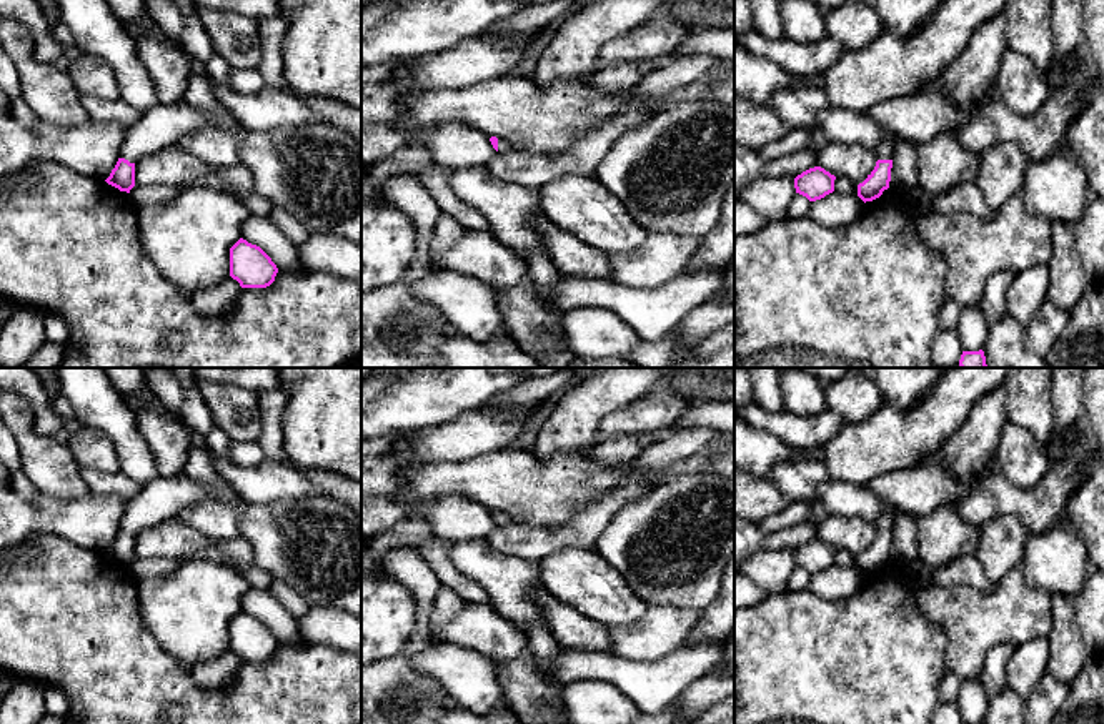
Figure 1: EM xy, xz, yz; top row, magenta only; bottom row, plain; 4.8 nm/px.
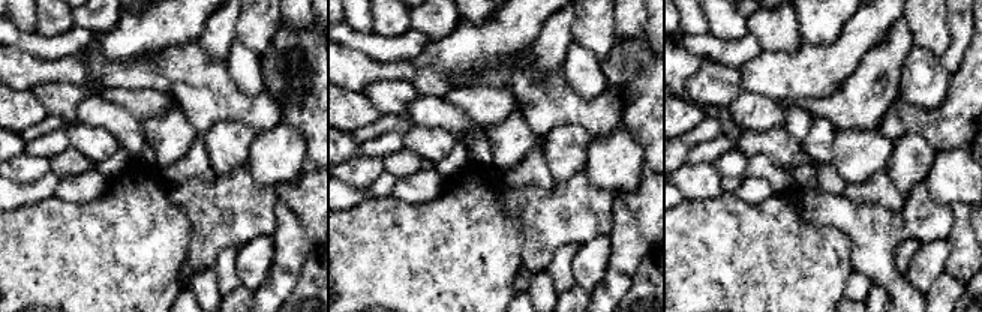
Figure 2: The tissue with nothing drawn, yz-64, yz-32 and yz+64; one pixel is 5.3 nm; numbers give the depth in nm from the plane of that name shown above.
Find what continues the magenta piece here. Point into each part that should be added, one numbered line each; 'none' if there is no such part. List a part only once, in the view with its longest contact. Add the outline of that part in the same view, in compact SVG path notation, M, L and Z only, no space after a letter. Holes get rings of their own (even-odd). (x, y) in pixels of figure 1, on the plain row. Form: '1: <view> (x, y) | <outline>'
1: xy (164, 498) | M186 476L162 478L142 486L128 501L120 531L137 536L142 529L177 518L180 511L213 499L210 491Z

